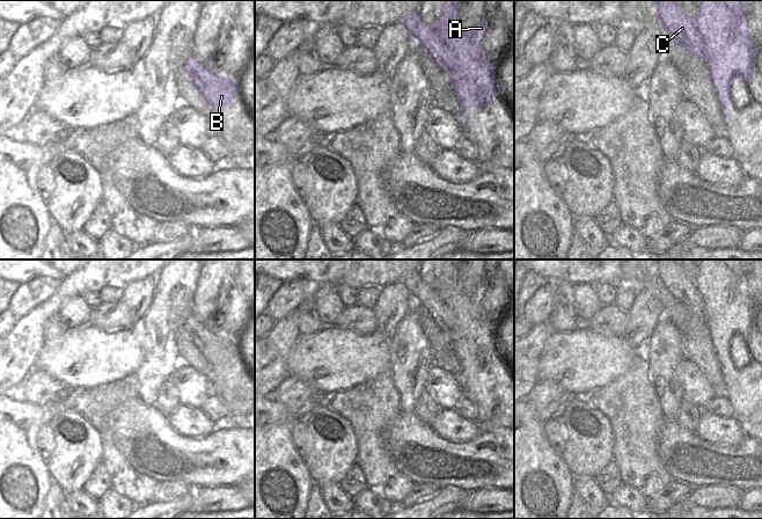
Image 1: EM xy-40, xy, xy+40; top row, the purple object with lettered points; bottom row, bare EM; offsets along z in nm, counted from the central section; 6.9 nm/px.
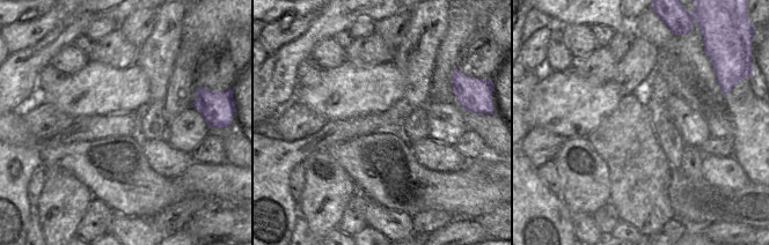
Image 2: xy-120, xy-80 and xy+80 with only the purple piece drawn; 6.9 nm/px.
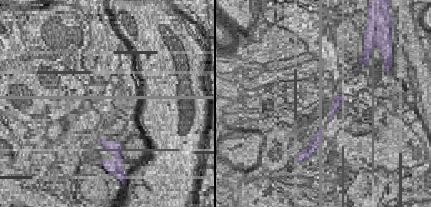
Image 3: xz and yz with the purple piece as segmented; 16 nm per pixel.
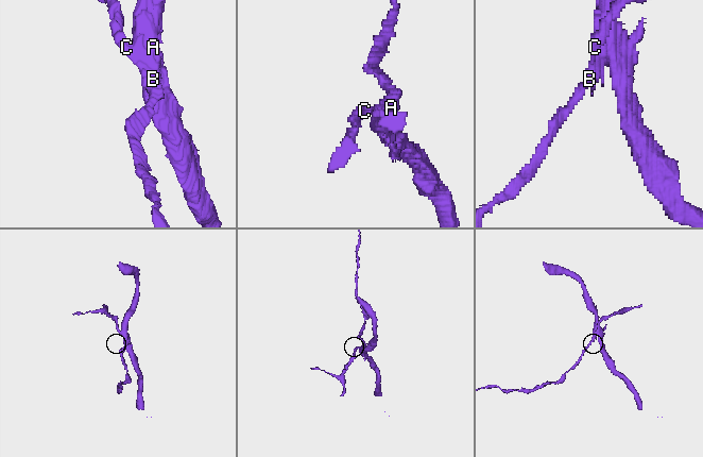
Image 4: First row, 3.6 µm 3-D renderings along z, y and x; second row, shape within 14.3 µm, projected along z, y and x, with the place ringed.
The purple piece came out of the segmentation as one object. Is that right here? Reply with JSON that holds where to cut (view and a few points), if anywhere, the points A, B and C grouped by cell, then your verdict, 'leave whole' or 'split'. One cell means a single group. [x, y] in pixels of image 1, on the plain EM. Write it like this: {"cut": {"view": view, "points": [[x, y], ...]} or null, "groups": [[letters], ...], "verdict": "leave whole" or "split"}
{"cut": {"view": "xy", "points": [[434, 286], [455, 322], [493, 330]]}, "groups": [["A"], ["B", "C"]], "verdict": "split"}

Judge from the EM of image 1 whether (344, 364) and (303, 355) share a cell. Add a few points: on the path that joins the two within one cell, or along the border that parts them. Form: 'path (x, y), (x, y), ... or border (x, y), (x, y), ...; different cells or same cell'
path (334, 359), (314, 358); same cell

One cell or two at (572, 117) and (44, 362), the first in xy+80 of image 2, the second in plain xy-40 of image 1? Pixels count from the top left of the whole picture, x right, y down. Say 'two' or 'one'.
one

